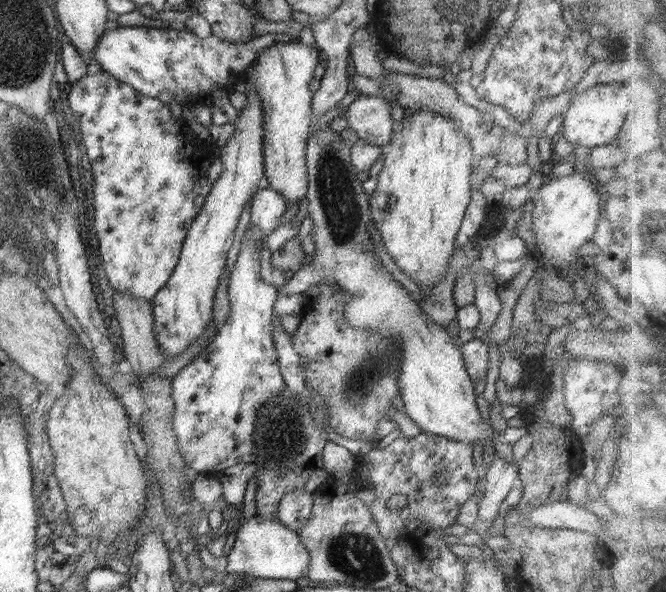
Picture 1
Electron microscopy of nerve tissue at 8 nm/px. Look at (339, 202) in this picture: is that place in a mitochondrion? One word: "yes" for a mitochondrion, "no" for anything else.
yes

